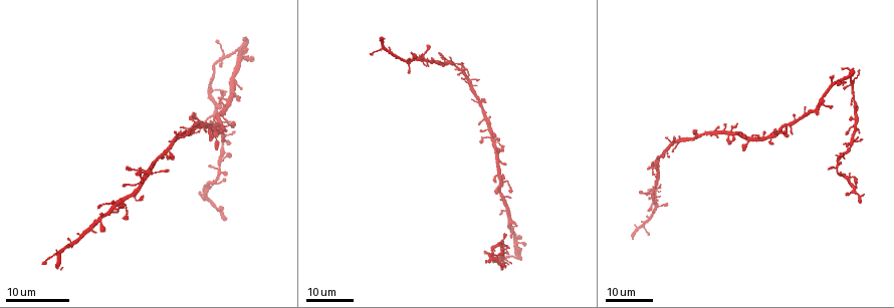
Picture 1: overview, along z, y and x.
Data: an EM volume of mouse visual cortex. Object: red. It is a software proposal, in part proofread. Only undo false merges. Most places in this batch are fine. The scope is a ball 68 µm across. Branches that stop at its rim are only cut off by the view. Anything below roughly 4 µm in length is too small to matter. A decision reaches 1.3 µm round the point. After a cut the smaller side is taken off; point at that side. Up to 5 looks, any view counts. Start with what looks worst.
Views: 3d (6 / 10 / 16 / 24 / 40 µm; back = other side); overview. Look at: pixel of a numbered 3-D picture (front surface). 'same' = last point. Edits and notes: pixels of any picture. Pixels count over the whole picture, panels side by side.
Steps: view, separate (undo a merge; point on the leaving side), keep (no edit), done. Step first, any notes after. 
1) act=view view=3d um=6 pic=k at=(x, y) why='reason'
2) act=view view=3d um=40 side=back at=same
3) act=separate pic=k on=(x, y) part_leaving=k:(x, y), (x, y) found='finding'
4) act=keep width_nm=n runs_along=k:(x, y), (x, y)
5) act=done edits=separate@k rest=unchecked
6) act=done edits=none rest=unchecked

act=view view=3d um=24 pic=1 at=(148, 173) why='thin arm on a thick one'

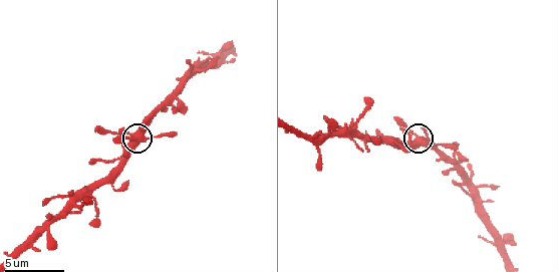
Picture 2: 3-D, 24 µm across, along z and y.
act=view view=3d um=6 at=same why='closer look'

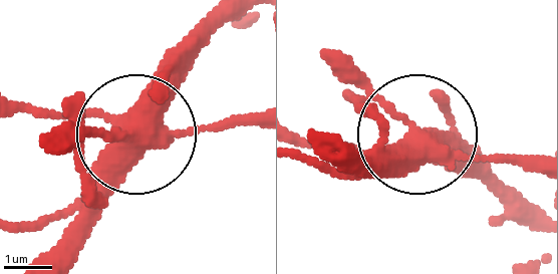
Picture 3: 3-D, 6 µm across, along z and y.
act=keep found='continuous, no second cell'

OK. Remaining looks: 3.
act=view view=3d um=10 pic=2 at=(368, 139) why='four arms meet'

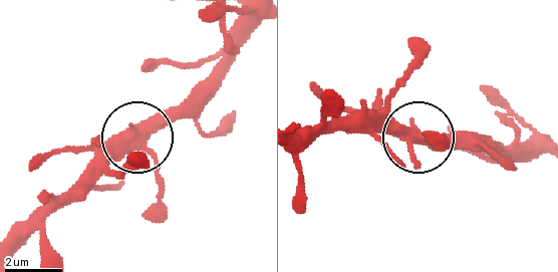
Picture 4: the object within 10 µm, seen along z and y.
act=view view=3d um=10 side=back pic=4 at=(417, 136)

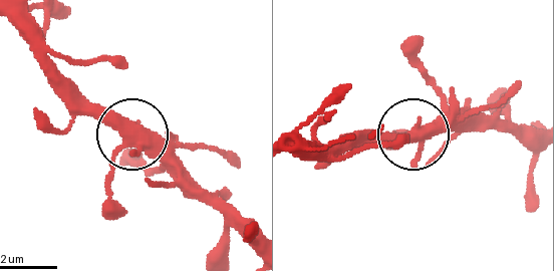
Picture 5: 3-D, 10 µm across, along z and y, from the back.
act=keep width_nm=400 runs_along=5:(14, 22), (126, 130), (107, 193) found='continuous, no second cell'

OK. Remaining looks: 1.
act=done edits=none rest=unchecked

